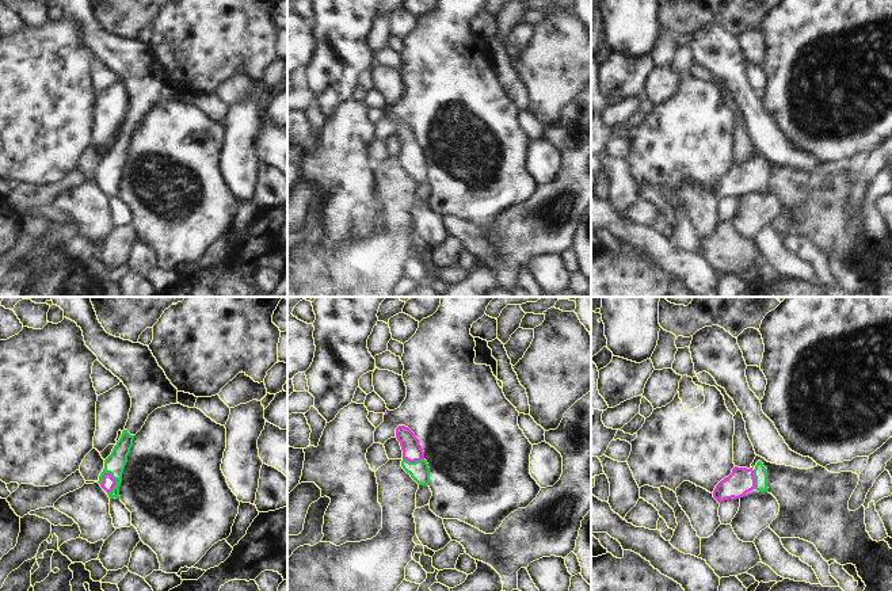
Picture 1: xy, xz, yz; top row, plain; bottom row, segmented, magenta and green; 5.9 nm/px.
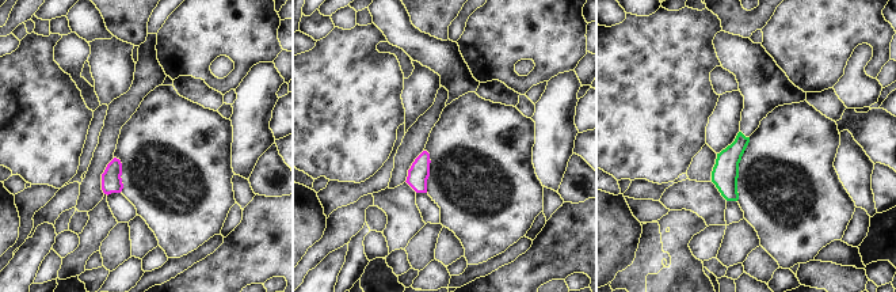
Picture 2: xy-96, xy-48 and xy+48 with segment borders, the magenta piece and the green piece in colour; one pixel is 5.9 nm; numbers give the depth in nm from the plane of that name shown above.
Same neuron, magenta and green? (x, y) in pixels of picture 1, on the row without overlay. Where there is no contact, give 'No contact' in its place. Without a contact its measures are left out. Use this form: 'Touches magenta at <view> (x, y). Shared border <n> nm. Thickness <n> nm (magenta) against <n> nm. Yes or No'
Touches magenta at xy (115, 179). Shared border 130 nm. Thickness 70 nm (magenta) against 120 nm. Yes

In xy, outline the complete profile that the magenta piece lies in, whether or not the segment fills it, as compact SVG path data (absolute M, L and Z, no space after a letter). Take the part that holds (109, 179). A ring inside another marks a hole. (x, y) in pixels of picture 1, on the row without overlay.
M92 0L53 1L60 3L64 14L81 24L85 42L107 66L123 79L131 94L125 126L111 150L104 156L104 165L98 178L110 195L121 195L122 169L134 131L155 106L178 100L178 85L167 75L148 42L107 30Z

